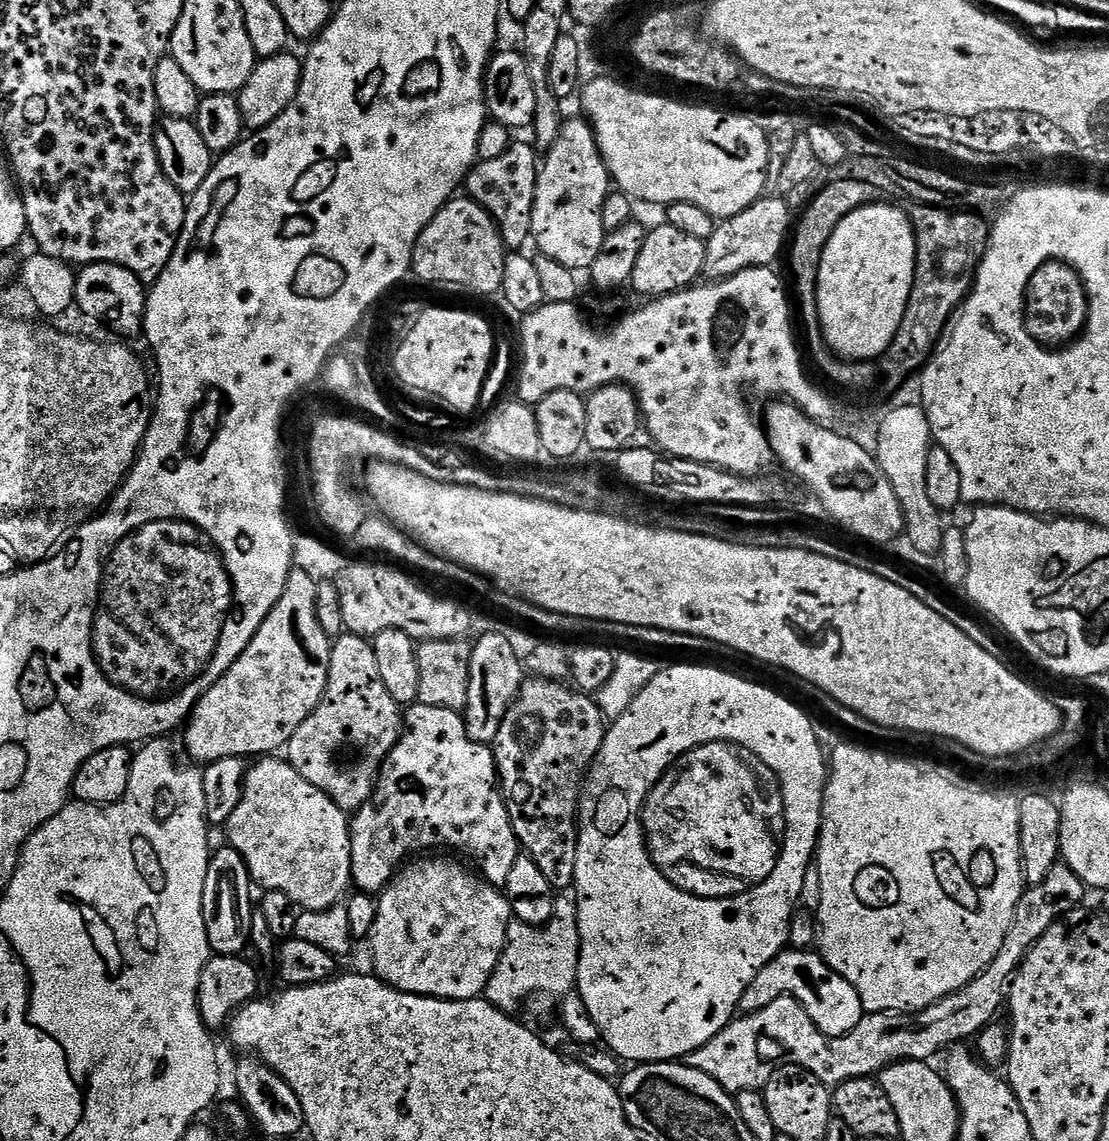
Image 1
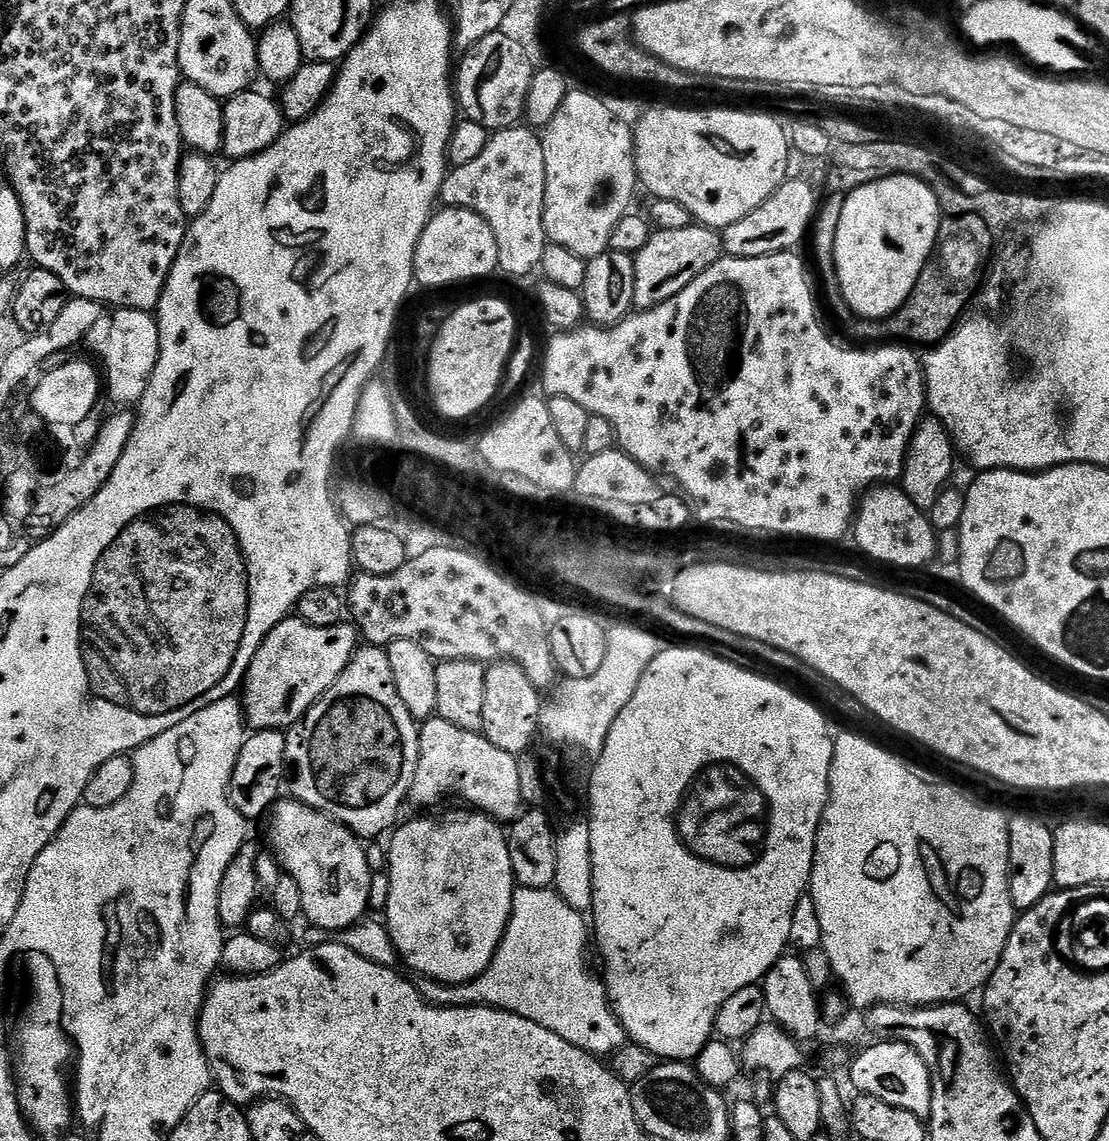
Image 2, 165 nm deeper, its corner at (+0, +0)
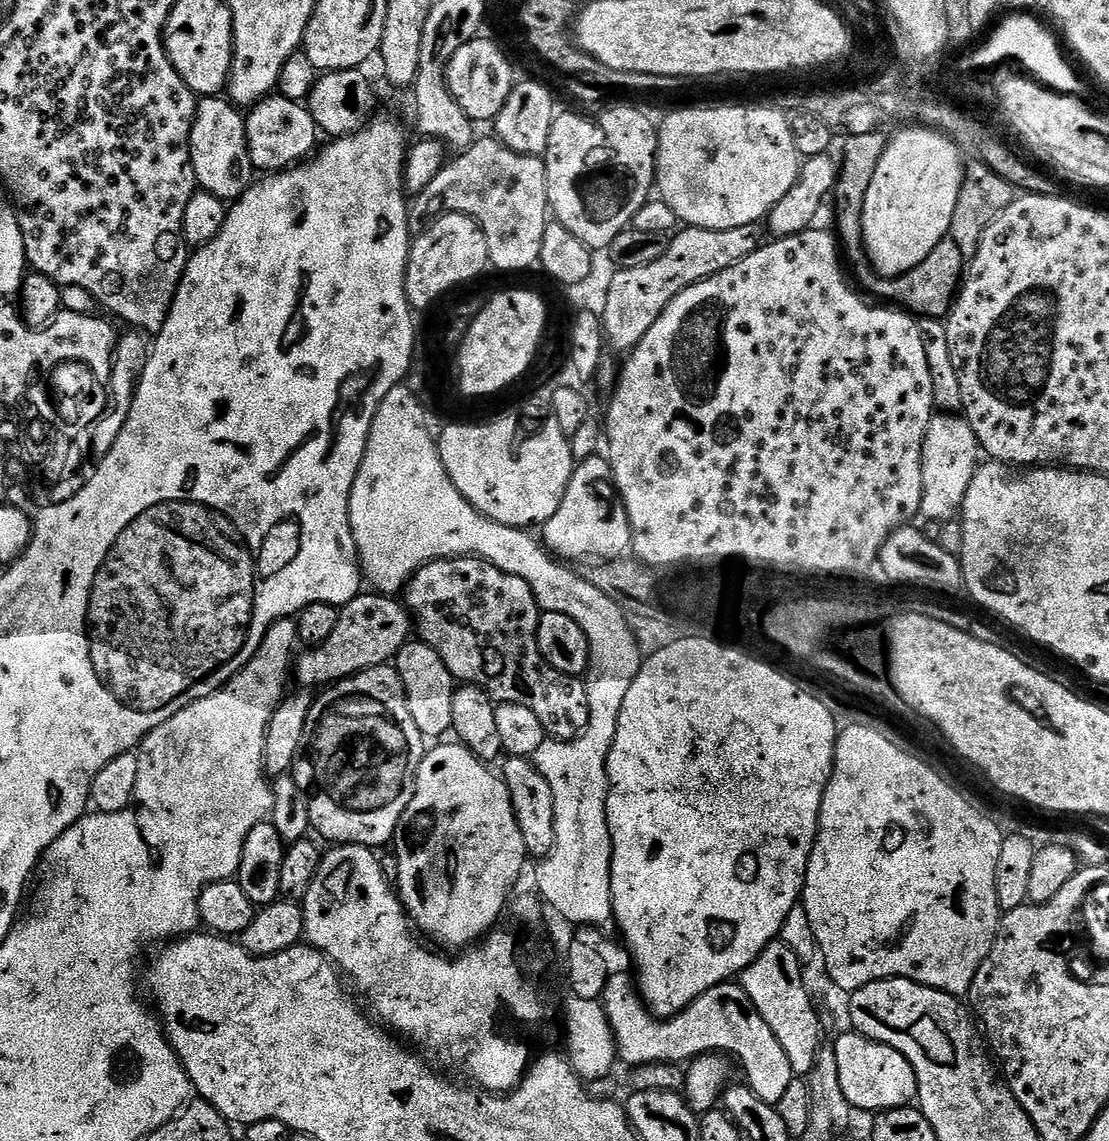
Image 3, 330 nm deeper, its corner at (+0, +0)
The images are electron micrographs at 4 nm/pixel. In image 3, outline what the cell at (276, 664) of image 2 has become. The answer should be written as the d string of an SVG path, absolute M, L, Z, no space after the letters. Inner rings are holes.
M361 594L340 608L340 621L326 642L309 648L294 664L294 680L305 689L331 686L368 668L395 661L402 645L409 643L414 621L399 599L388 594Z

